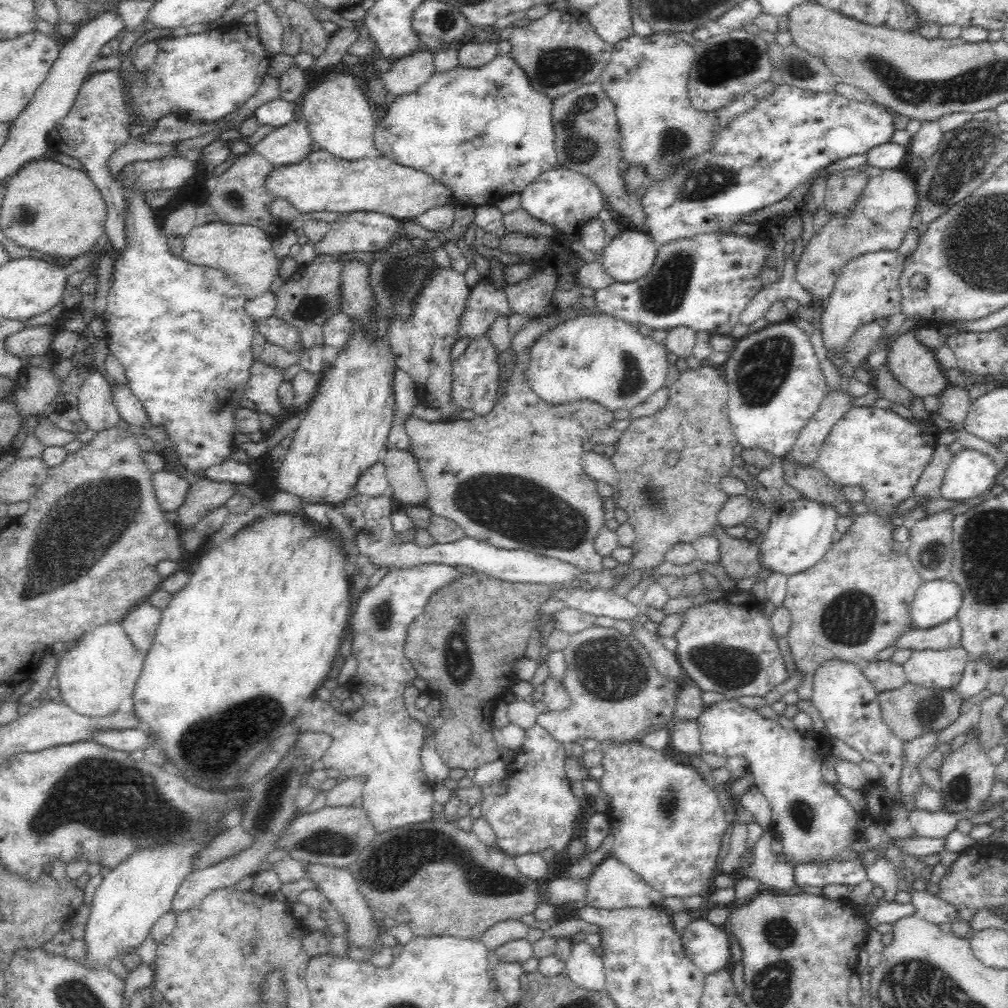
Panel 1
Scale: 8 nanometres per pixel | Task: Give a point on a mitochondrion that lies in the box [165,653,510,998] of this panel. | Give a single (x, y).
(239, 731)

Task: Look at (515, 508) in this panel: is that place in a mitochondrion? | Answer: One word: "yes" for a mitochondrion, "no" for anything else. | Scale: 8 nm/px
yes

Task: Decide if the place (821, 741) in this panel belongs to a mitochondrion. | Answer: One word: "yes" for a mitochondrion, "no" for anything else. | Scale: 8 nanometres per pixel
no

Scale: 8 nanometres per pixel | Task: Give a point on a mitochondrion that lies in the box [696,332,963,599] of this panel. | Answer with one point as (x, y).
(931, 555)

